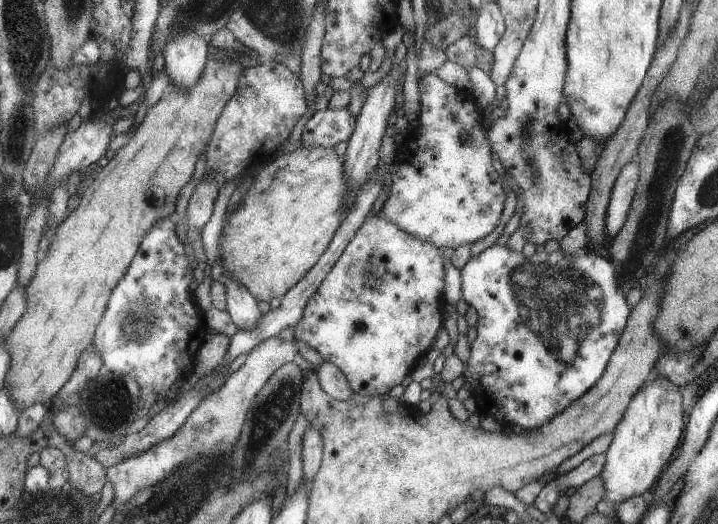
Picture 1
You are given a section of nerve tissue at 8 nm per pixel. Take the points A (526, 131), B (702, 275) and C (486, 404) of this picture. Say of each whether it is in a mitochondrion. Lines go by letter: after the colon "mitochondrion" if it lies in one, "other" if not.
A: mitochondrion
B: other
C: other

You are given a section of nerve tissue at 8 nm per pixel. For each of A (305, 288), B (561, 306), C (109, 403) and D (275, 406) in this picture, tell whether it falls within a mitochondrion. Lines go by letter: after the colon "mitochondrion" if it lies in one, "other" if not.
A: other
B: mitochondrion
C: mitochondrion
D: mitochondrion

